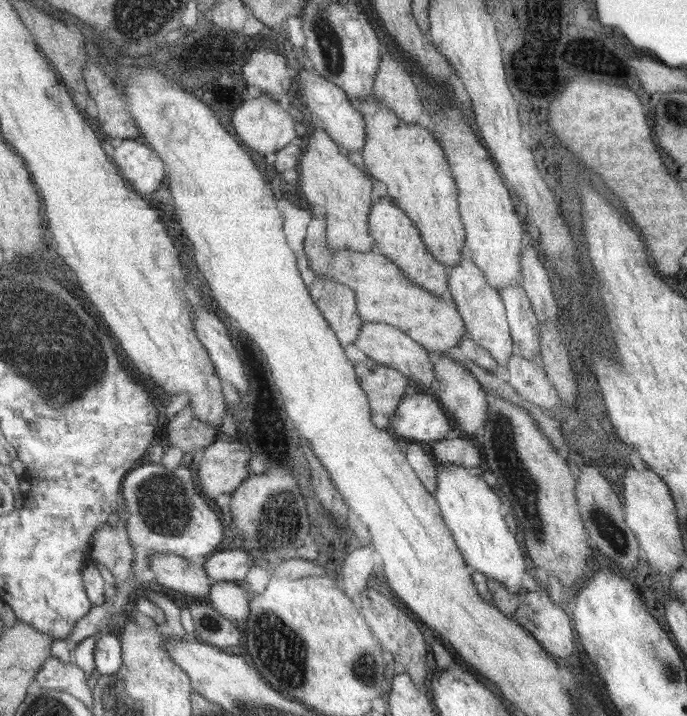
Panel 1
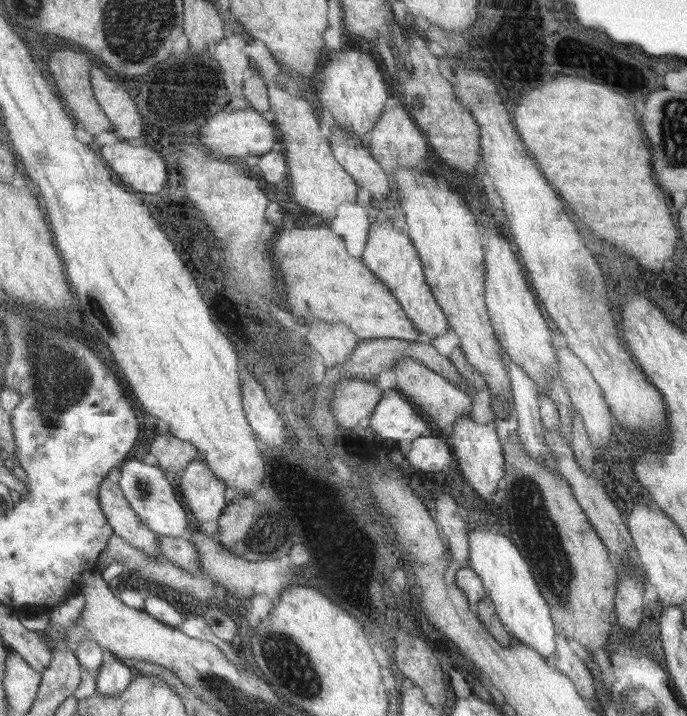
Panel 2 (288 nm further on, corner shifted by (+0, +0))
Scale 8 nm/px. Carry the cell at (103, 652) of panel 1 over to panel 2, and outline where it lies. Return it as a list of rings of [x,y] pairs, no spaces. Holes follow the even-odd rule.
[[[115,656],[103,664],[101,672],[97,674],[97,694],[99,696],[117,696],[125,694],[135,680],[135,668],[131,662],[123,662]]]

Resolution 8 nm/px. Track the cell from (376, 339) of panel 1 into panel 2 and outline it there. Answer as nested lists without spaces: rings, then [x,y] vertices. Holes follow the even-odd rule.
[[[405,356],[399,360],[399,364],[395,366],[393,372],[397,374],[397,386],[395,388],[399,392],[403,392],[413,404],[417,404],[431,418],[431,424],[435,424],[441,432],[453,436],[457,422],[461,418],[467,418],[473,414],[473,400],[471,400],[473,396],[469,392],[465,392],[461,386],[453,384],[449,378],[427,368],[423,362],[419,362],[411,356]]]

